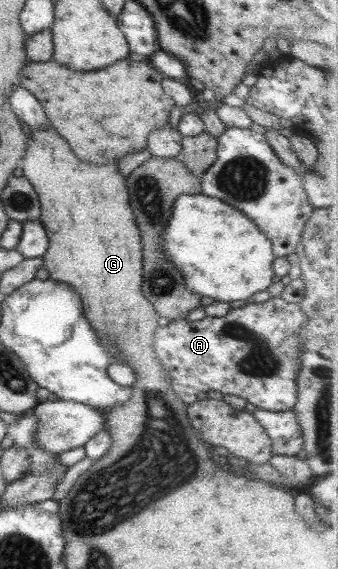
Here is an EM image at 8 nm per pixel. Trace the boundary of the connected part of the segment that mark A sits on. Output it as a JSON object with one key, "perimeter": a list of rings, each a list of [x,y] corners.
{"perimeter":[[[278,296],[262,303],[252,303],[240,309],[229,309],[222,317],[209,317],[196,321],[186,318],[162,322],[154,329],[153,345],[168,386],[185,404],[196,400],[198,393],[218,391],[223,395],[236,395],[266,411],[292,410],[296,403],[296,373],[299,370],[299,355],[302,345],[298,341],[298,329],[306,323],[306,315],[300,306],[283,301]]]}

